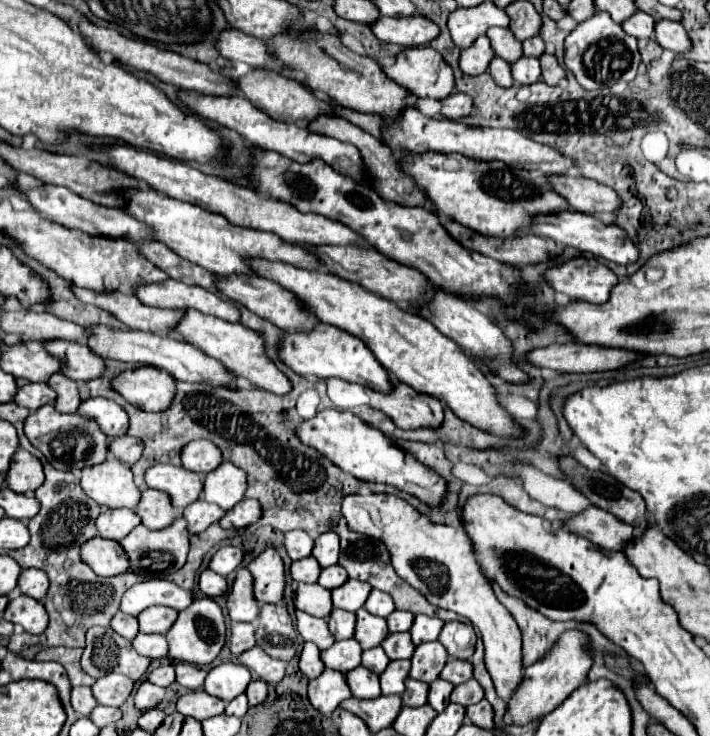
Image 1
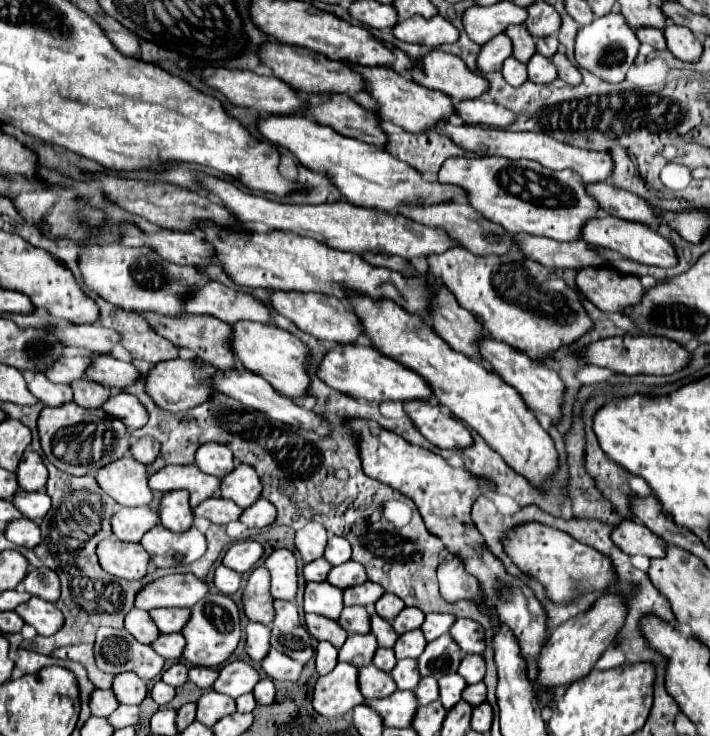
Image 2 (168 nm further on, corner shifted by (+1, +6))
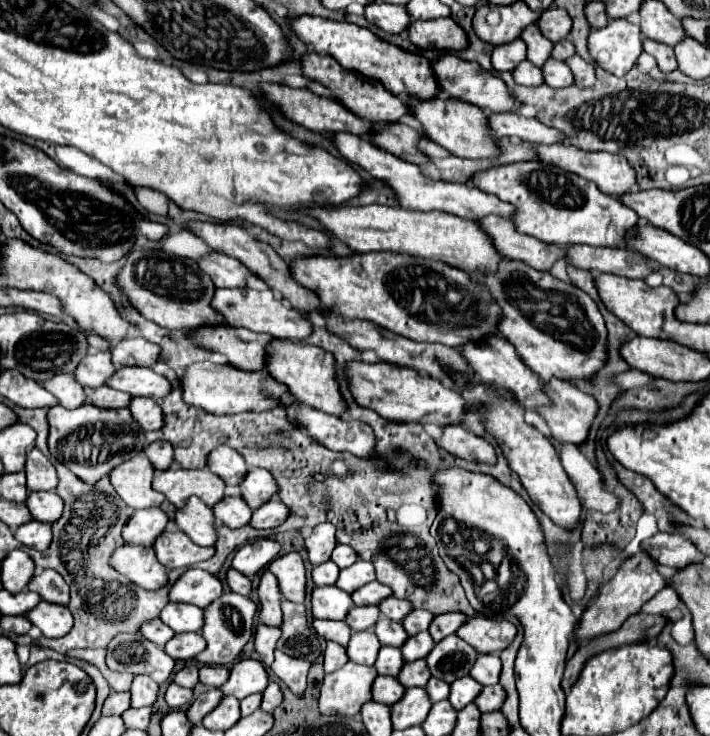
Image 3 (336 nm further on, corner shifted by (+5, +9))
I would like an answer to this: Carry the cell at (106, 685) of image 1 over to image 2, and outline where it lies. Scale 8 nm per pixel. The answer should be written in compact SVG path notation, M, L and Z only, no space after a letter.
M127 671L127 673L117 673L113 677L113 685L111 685L115 697L119 703L125 705L139 705L145 695L147 695L147 685L143 679L139 679L135 673Z

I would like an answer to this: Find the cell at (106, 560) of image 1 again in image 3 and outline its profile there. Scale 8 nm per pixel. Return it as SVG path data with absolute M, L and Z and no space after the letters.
M127 544L115 550L115 556L111 556L111 564L115 566L115 570L119 570L123 576L145 590L159 590L169 580L167 570L155 558L153 548Z

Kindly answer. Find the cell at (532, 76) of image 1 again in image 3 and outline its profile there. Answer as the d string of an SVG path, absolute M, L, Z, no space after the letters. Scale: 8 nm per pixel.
M551 58L541 70L545 76L545 84L549 84L551 88L567 88L567 86L575 84L573 72L569 70L569 66L565 62Z

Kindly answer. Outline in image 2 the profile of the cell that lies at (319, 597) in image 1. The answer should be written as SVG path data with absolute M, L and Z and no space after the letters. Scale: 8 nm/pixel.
M309 581L305 585L303 607L305 613L317 613L329 619L339 619L343 609L343 591L327 581Z

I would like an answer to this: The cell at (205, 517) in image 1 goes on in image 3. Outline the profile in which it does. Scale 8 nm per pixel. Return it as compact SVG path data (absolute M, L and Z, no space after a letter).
M241 496L223 498L219 506L213 506L215 518L219 524L225 524L229 528L243 528L249 524L253 510L247 506L247 502Z

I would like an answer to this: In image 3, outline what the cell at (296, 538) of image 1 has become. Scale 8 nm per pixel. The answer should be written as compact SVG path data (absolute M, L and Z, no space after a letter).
M329 522L317 524L311 532L311 536L305 538L305 546L307 546L307 552L309 552L309 562L313 566L331 560L331 552L337 546L335 526L329 524Z

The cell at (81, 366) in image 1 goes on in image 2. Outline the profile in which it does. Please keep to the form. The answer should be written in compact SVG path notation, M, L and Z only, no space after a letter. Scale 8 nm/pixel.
M91 355L91 369L87 369L87 379L105 387L125 387L137 379L137 369L119 361L111 355Z

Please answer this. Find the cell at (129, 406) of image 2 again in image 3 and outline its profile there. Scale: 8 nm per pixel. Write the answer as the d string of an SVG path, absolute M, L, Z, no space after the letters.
M133 398L129 410L133 418L143 426L143 430L163 428L163 410L153 398Z

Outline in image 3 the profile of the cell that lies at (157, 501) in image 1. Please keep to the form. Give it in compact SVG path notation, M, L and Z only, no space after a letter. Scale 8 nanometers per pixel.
M191 498L183 510L177 510L175 522L187 536L191 536L195 544L215 546L217 530L213 508L201 502L199 498Z

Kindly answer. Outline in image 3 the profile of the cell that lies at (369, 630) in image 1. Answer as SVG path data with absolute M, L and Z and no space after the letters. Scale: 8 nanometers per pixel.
M379 618L379 622L375 624L375 634L383 646L395 646L395 648L401 648L409 638L401 622L393 622L389 618Z

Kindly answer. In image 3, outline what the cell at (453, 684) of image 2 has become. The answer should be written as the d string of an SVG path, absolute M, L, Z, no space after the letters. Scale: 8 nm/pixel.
M471 676L467 678L459 678L451 684L451 694L449 694L449 702L455 706L455 710L463 710L467 704L475 702L475 698L481 694L483 686L473 680Z

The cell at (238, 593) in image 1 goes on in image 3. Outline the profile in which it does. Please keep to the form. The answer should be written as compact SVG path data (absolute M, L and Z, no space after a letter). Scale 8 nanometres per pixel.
M265 570L259 582L259 600L261 600L261 610L259 610L259 618L263 624L267 626L281 626L283 622L283 612L281 612L281 590L279 590L279 582L277 578Z

